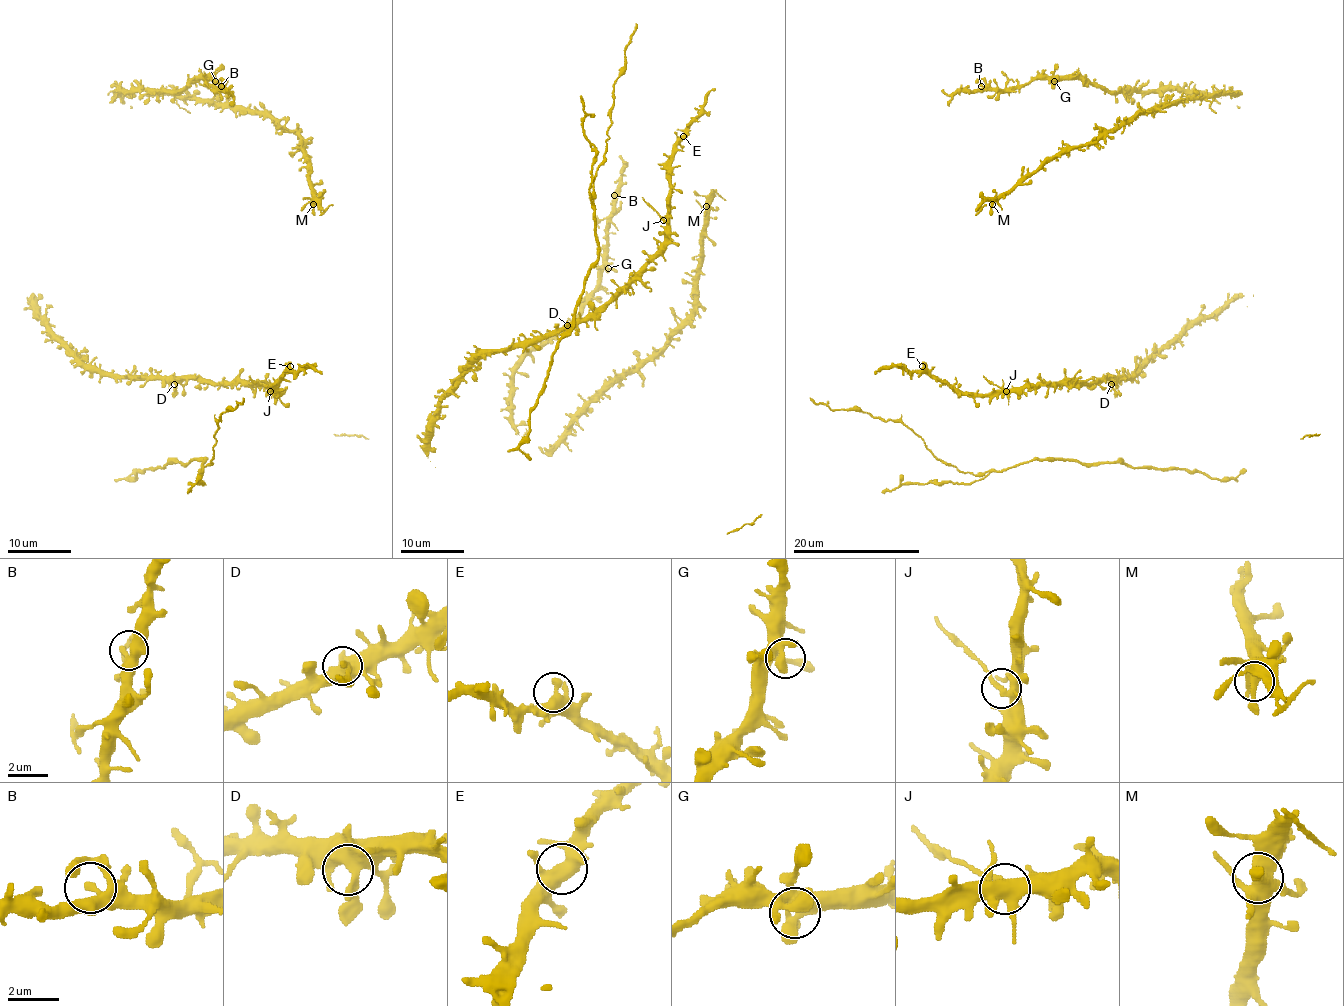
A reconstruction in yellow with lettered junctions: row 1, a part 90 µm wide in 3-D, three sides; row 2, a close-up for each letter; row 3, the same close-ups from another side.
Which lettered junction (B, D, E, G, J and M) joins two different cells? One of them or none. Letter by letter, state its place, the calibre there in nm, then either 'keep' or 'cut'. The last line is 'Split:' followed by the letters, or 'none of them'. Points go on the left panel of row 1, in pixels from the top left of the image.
B: place (221, 86); calibre 320 nm; keep
D: place (174, 384); calibre 400 nm; keep
E: place (290, 366); calibre 440 nm; keep
G: place (215, 81); calibre 360 nm; keep
J: place (270, 391); calibre 320 nm; cut
M: place (313, 204); calibre 360 nm; keep
Split: J

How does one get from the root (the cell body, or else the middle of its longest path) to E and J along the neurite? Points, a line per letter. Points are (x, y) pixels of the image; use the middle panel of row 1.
E: (575, 326), (591, 320), (664, 241), (670, 198), (671, 147), (683, 136)
J: (575, 326), (591, 320), (656, 252), (664, 241), (667, 225), (664, 220)

